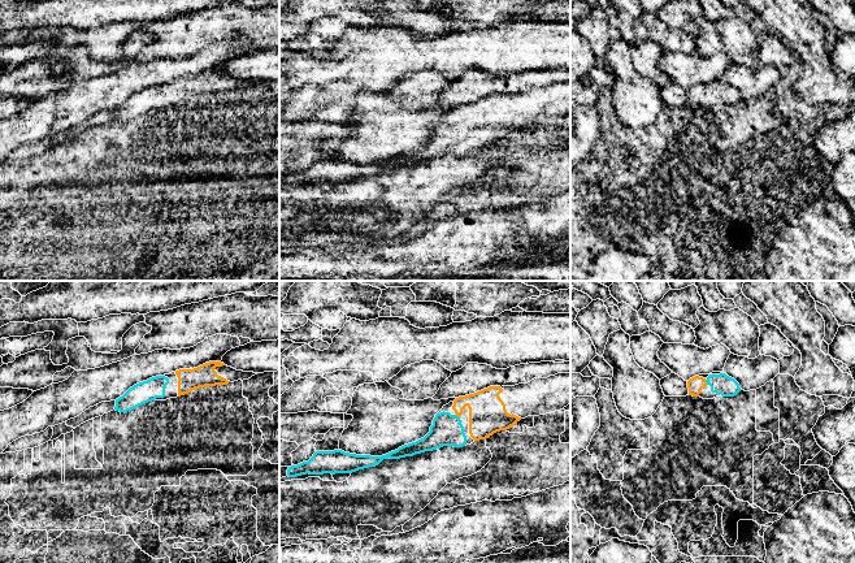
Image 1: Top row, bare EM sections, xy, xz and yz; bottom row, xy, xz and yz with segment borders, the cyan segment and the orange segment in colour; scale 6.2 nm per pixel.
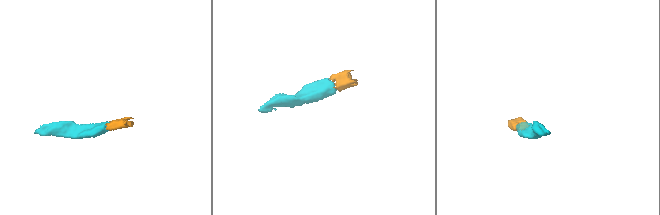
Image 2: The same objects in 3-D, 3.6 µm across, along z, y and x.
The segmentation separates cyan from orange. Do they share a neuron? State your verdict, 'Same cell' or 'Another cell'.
Same cell

